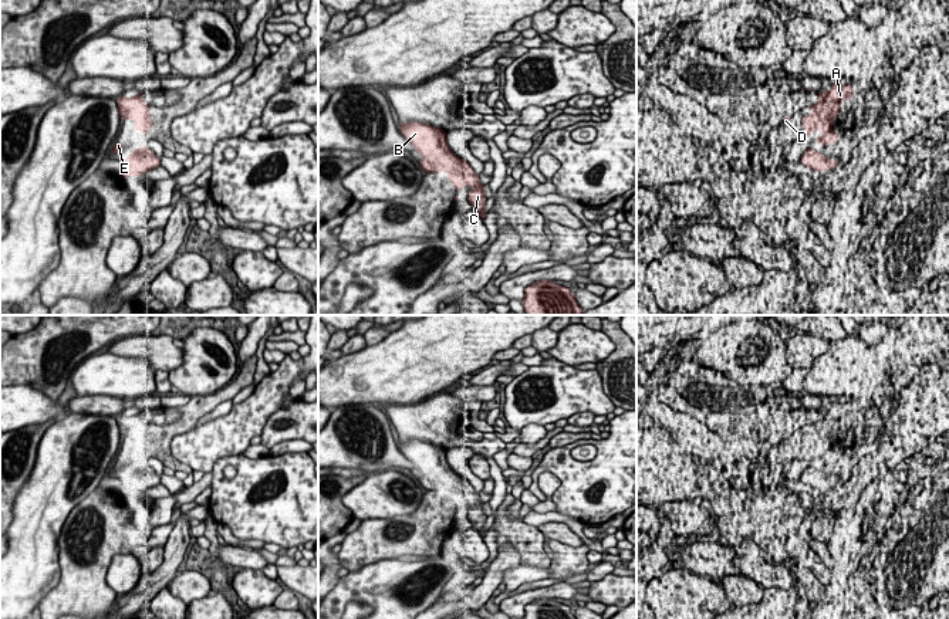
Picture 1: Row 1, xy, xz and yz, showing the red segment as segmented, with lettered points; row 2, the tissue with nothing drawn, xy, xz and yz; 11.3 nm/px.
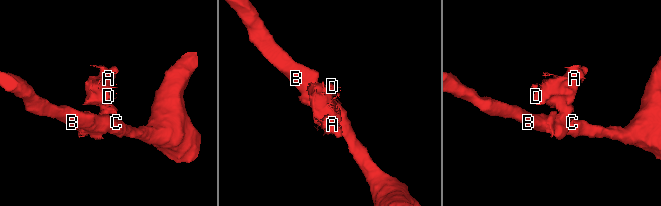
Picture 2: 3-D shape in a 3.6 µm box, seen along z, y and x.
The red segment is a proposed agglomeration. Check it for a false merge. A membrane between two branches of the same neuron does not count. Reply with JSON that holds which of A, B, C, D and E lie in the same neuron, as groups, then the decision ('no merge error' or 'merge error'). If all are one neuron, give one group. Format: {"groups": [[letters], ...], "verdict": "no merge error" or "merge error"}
{"groups": [["A", "B", "C", "D", "E"]], "verdict": "no merge error"}

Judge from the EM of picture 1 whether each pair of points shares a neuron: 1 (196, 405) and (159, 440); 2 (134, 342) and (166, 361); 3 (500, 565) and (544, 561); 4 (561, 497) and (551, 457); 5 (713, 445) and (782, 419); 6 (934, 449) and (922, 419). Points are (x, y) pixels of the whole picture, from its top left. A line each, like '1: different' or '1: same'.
1: same
2: same
3: different
4: same
5: different
6: different

